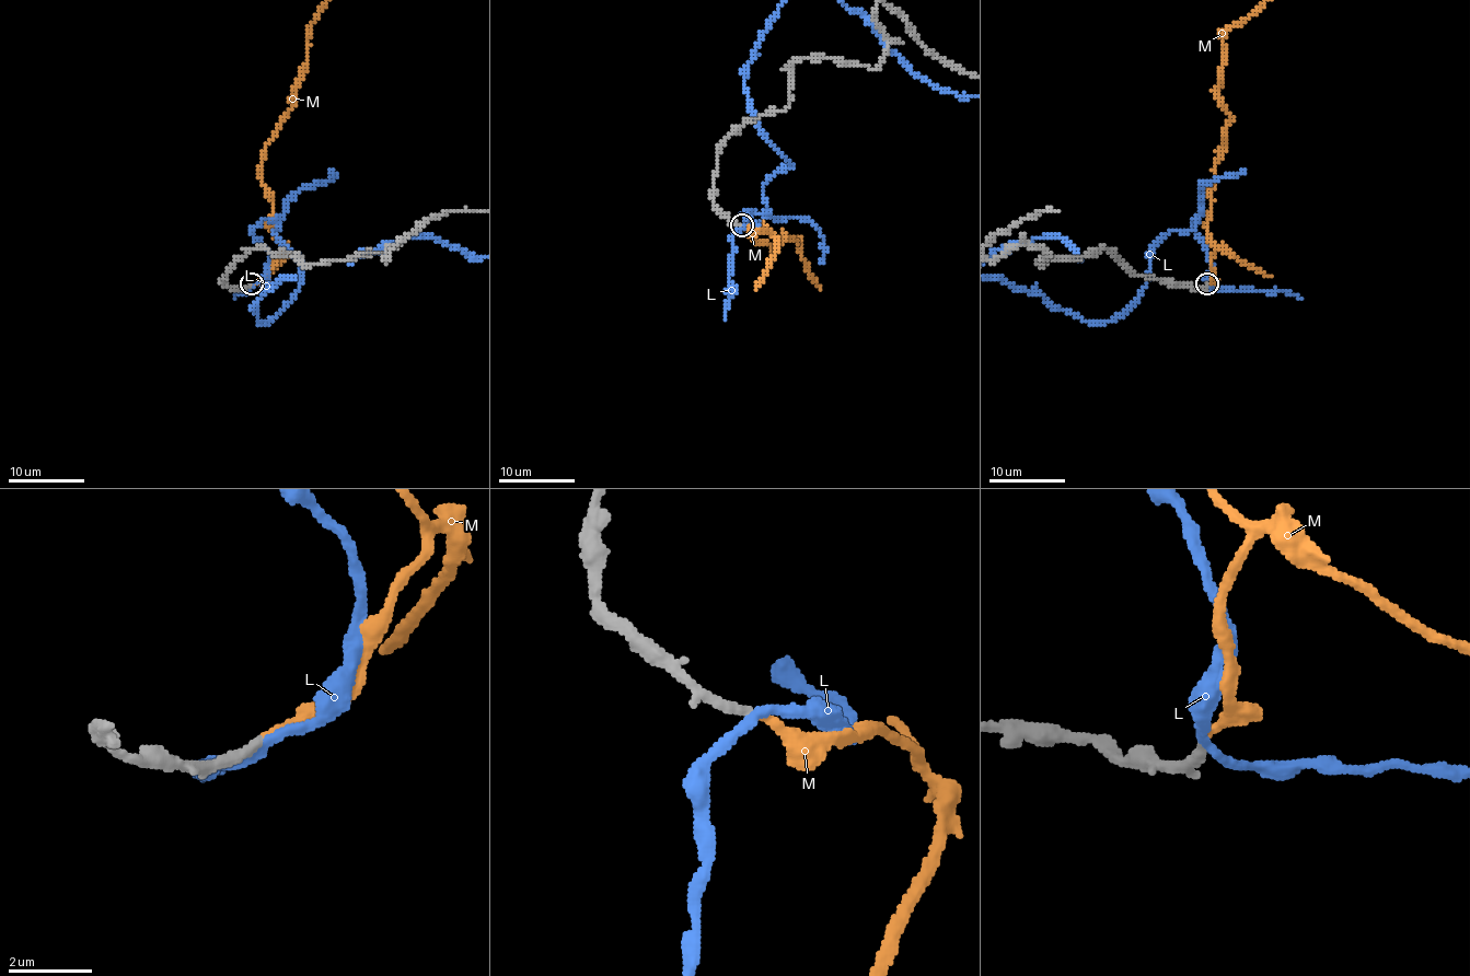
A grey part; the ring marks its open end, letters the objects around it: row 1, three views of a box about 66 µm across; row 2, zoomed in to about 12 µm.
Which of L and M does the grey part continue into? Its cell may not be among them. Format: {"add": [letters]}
{"add": ["M"]}

